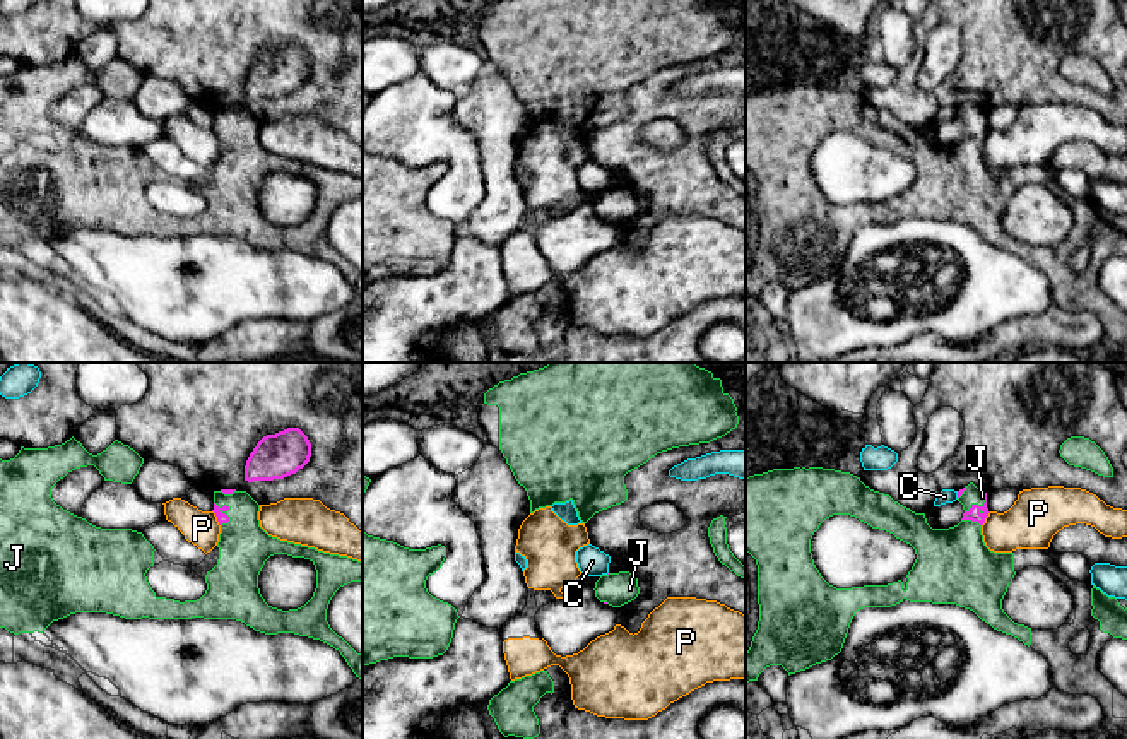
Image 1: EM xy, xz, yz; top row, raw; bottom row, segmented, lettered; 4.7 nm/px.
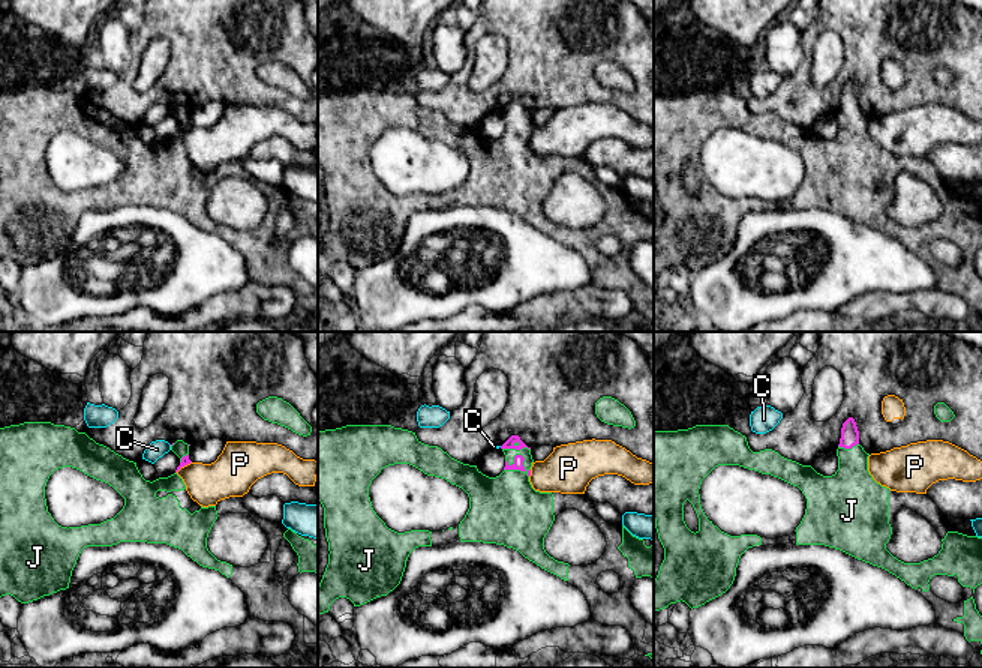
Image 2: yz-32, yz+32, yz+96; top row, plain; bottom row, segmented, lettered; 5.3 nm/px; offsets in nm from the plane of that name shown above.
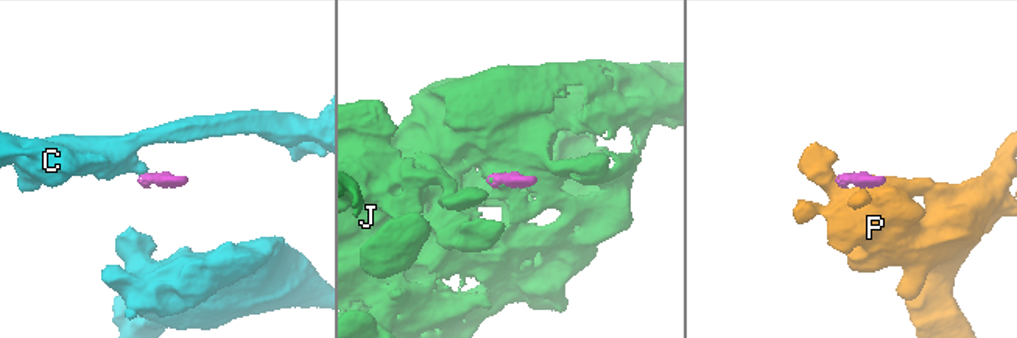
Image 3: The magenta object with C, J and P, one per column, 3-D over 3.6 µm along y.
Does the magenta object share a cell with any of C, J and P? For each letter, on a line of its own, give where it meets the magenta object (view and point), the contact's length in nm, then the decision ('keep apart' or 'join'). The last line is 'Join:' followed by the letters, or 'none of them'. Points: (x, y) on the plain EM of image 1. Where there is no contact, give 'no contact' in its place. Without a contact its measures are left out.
C: contact yz (958, 112); length 30 nm; keep apart
J: contact yz (980, 124); length 140 nm; join
P: contact xy (218, 135); length 90 nm; keep apart
Join: J

